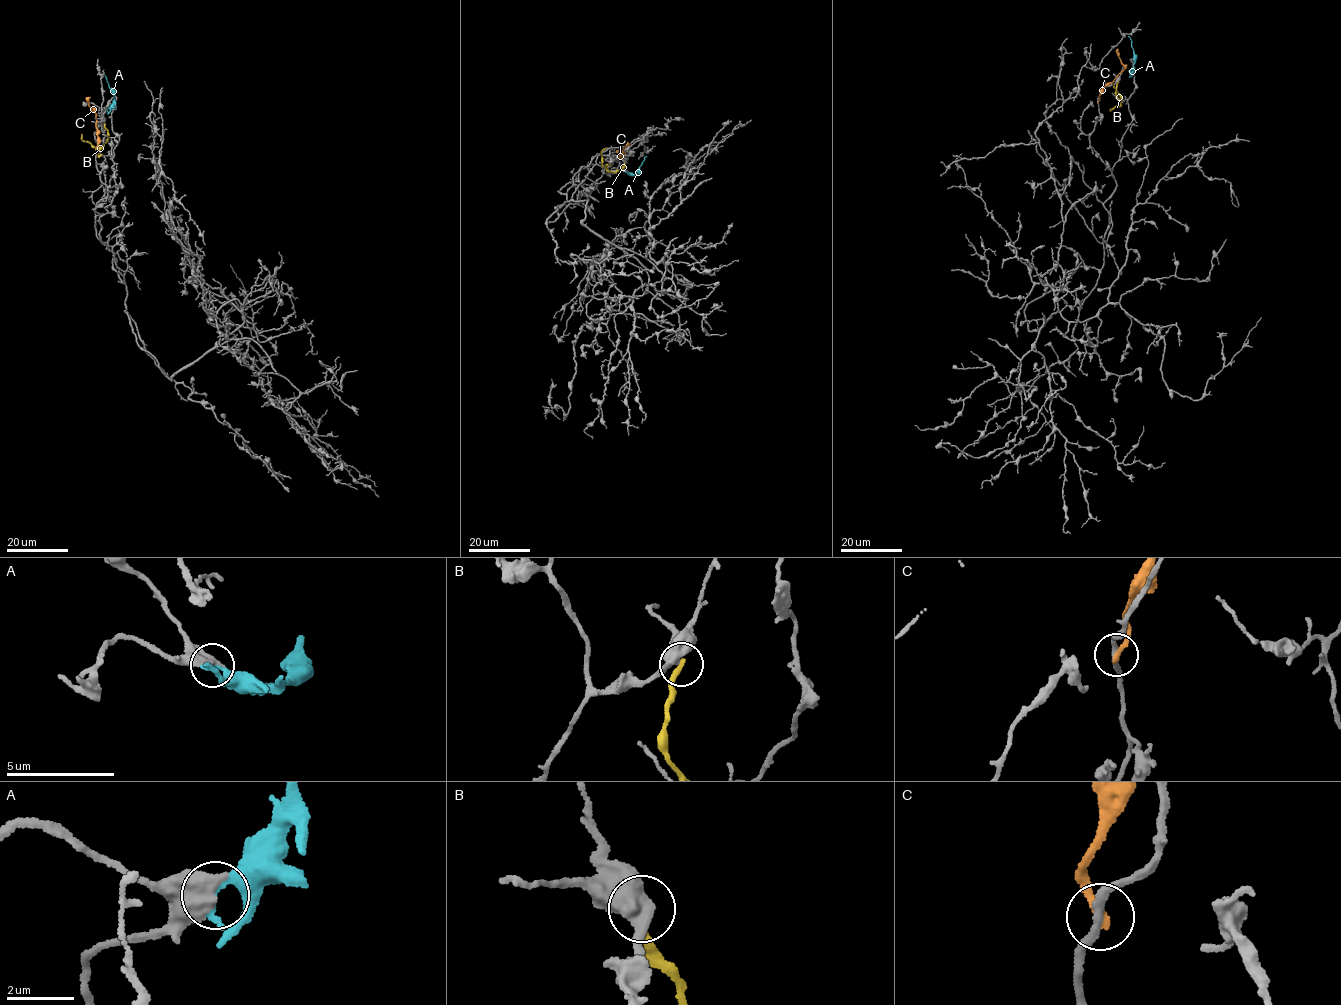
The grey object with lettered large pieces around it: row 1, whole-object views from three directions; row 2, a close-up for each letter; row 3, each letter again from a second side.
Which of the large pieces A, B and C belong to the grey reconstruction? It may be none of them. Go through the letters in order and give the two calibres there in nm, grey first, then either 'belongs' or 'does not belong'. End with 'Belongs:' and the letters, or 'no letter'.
A: 650 nm thick on the grey side, 200 nm on the other; does not belong
B: 500 nm thick on the grey side, 280 nm on the other; does not belong
C: 240 nm thick on the grey side, 280 nm on the other; does not belong
Belongs: no letter

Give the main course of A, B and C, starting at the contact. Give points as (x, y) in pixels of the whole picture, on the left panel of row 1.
A: (107, 109), (113, 101), (114, 91), (105, 74)
B: (104, 124), (108, 137), (101, 147), (82, 139), (81, 134)
C: (98, 152), (96, 119), (89, 104), (90, 97)

